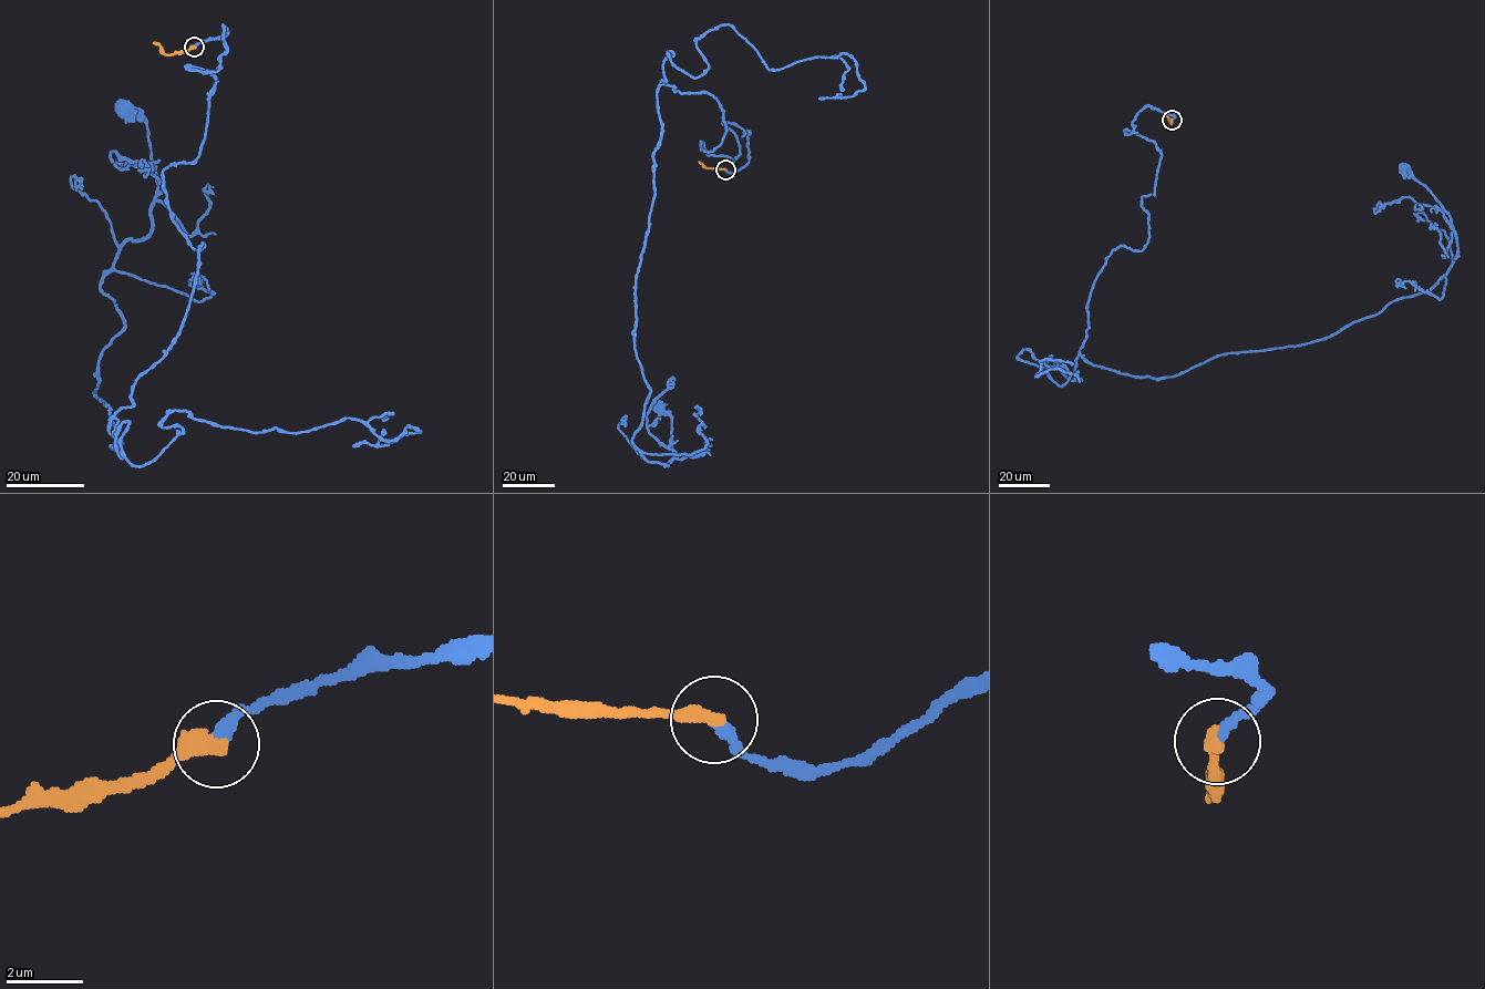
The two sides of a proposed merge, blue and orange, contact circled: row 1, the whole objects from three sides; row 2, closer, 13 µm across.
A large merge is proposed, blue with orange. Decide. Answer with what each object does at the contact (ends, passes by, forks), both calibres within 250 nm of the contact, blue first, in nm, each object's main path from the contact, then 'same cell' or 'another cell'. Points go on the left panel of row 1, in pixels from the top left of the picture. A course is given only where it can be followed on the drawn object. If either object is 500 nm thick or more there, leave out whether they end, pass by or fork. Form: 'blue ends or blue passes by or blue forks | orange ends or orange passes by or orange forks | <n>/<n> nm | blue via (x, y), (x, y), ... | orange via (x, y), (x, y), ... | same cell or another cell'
blue ends | orange ends | 300/480 nm | blue via (194, 47), (224, 26), (162, 173), (205, 246), (113, 449), (101, 279), (157, 189), (122, 110) | orange via (194, 47), (166, 54), (153, 42) | same cell

